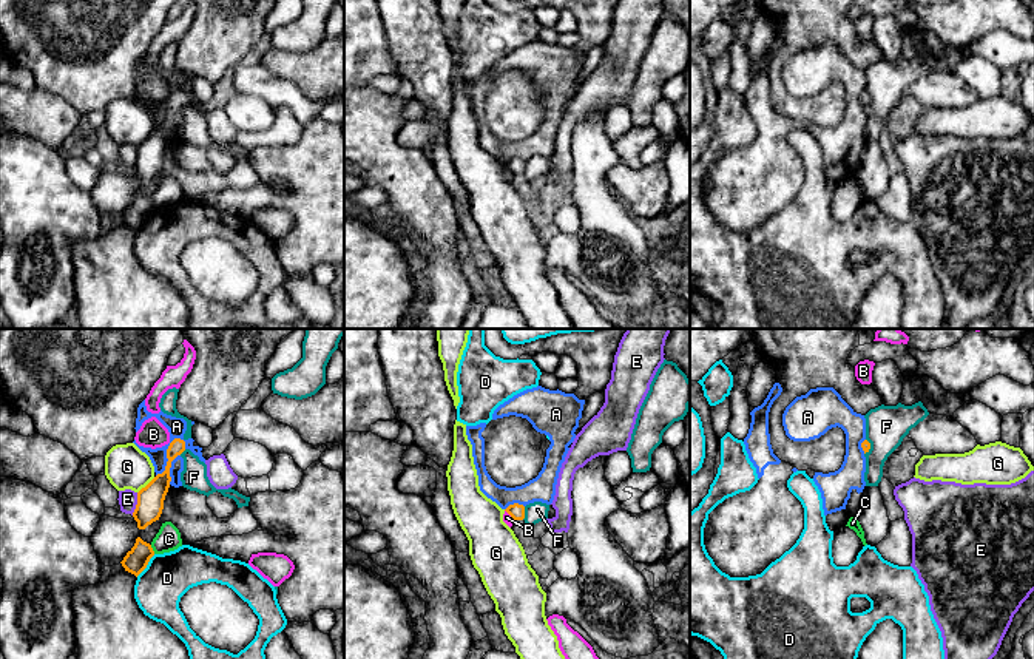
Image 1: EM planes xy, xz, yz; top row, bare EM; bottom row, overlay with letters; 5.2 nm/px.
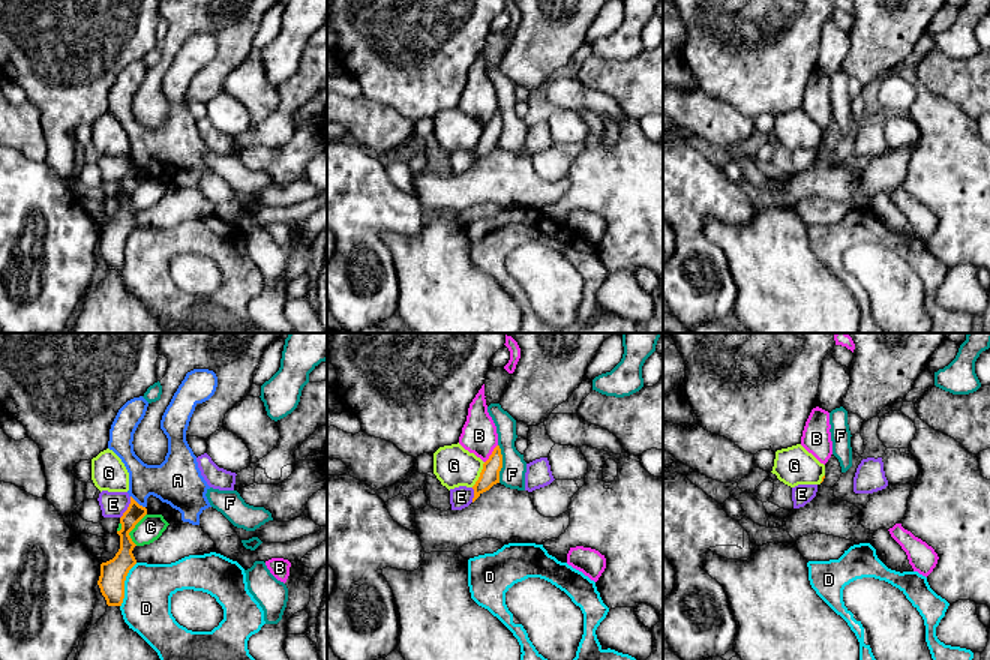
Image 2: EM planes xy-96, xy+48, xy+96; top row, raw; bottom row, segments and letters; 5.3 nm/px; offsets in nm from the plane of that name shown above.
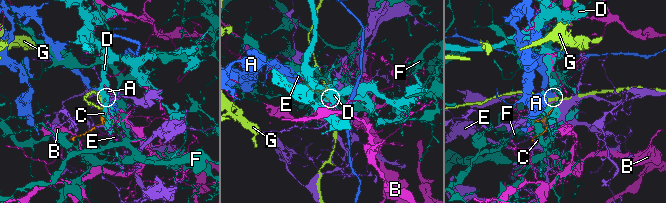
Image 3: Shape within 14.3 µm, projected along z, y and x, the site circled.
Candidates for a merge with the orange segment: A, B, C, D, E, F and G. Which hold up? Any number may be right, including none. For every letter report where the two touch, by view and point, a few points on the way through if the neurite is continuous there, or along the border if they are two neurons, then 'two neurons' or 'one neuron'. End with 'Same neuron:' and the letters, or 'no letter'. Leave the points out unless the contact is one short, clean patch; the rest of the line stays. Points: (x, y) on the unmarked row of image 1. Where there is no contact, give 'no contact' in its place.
A: xy (167, 111) | along xy (179, 91), (167, 104), (170, 116), (168, 138) | two neurons
B: xz (510, 168) | along xz (505, 164), (514, 173) | two neurons
C: xy (152, 204) | along xy (150, 199), (155, 207) | two neurons
D: xy (147, 218) | two neurons
E: xy (138, 158) | two neurons
F: xz (523, 167) | along xz (525, 161), (522, 173) | two neurons
G: xy (147, 139) | along xy (155, 131), (138, 147) | two neurons
Same neuron: no letter

